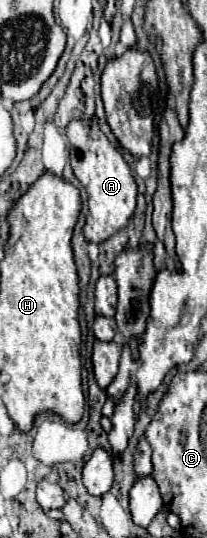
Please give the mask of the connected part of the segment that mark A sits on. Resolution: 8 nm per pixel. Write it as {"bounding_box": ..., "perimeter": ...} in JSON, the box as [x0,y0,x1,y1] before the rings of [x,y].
{"bounding_box":[66,120,138,242],"perimeter":[[[72,120],[66,126],[66,136],[70,142],[70,164],[74,176],[88,192],[90,212],[86,216],[84,236],[92,242],[104,242],[120,228],[124,228],[134,214],[138,186],[132,176],[132,168],[126,164],[124,156],[108,142],[96,120]]]}

